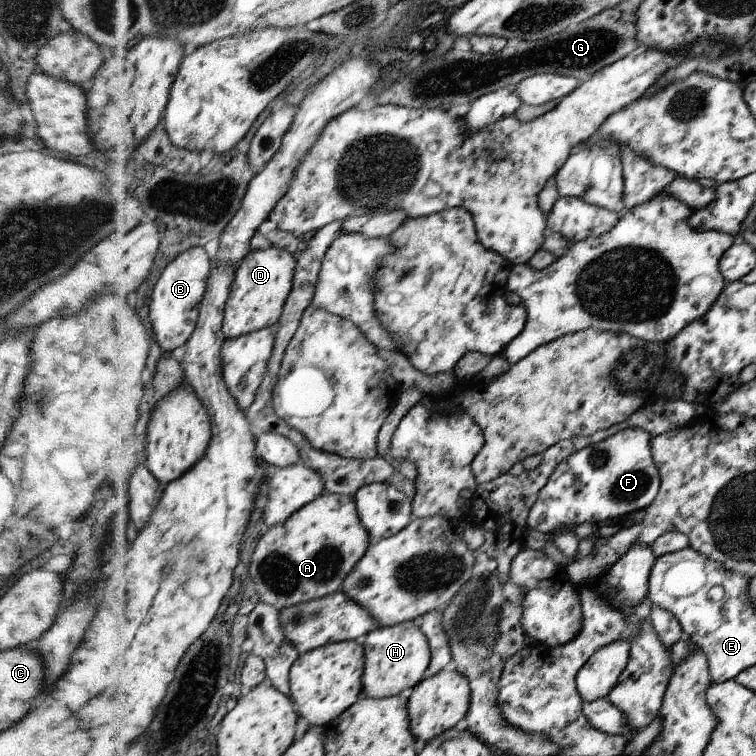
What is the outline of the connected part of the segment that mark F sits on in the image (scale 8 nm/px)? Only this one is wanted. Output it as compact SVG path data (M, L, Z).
M625 428L614 435L591 444L588 449L572 453L566 460L556 466L550 475L549 482L537 493L536 502L527 516L528 528L552 534L556 528L575 526L588 523L598 526L608 519L621 519L625 516L645 509L654 502L659 491L659 470L653 461L651 453L651 438L653 436L642 428Z

